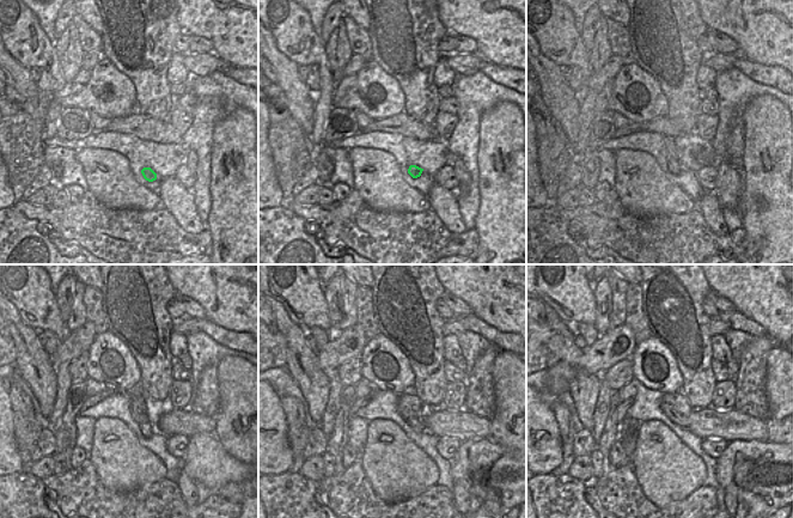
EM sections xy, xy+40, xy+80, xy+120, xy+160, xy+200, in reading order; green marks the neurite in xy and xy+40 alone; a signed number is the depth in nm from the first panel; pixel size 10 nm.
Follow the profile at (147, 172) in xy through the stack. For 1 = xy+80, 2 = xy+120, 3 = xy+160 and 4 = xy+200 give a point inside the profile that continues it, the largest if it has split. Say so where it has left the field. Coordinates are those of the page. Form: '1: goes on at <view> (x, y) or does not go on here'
1: goes on at xy+80 (682, 169)
2: goes on at xy+120 (138, 407)
3: goes on at xy+160 (409, 407)
4: goes on at xy+200 (675, 406)

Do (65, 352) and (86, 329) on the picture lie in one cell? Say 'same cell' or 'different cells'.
same cell

